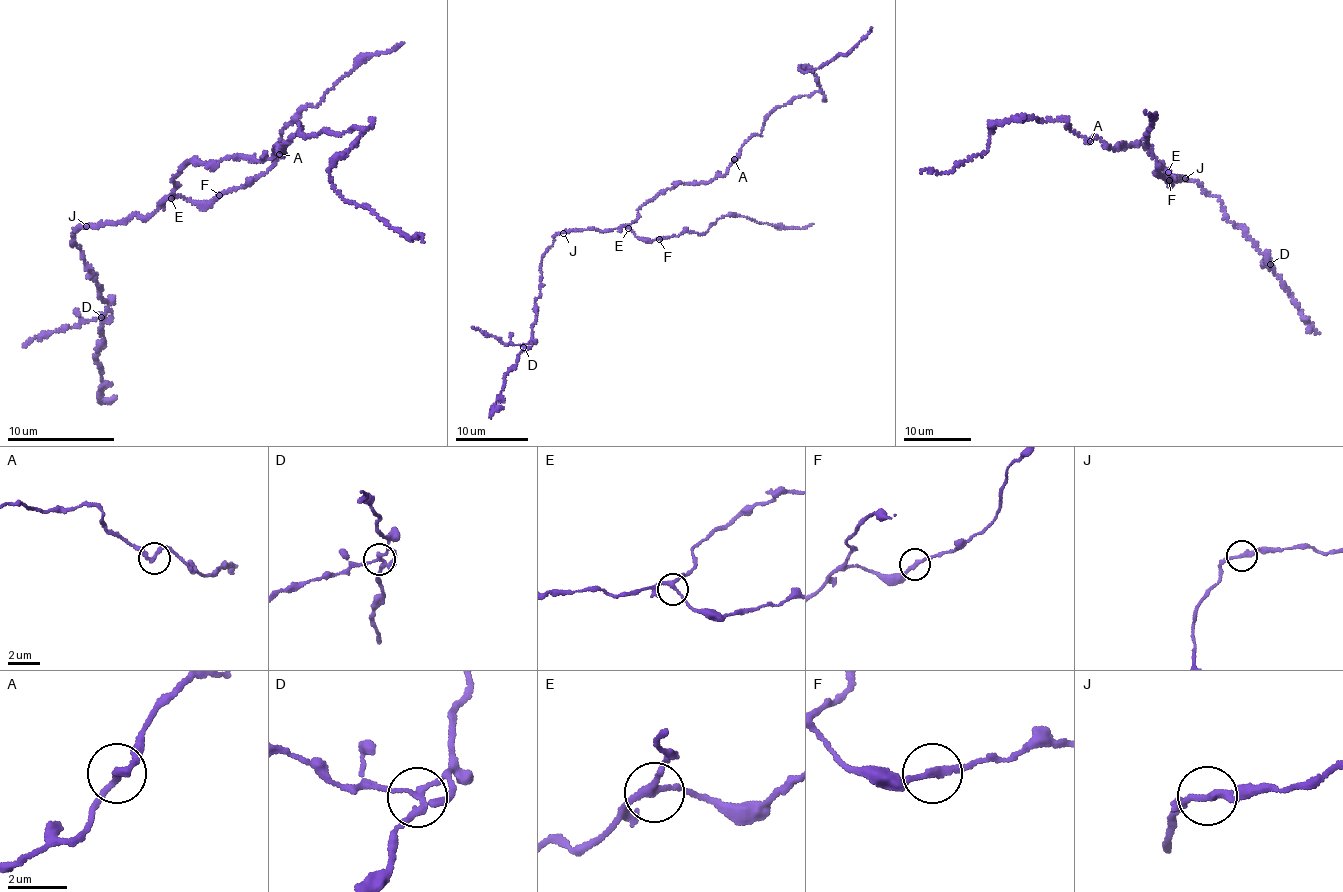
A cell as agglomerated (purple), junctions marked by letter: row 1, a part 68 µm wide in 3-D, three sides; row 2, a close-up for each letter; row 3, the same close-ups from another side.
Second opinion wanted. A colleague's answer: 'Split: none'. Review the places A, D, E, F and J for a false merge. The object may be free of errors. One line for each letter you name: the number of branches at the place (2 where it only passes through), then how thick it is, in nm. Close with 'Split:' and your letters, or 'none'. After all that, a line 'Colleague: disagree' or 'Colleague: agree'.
D: 3 branches meet; 200 nm thick
Split: D
Colleague: disagree

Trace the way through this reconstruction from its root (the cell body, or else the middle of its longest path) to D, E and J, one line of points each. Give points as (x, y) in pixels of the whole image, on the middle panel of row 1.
D: (665, 190), (638, 209), (631, 224), (607, 231), (573, 229), (553, 238), (542, 258), (532, 340), (524, 346)
E: (665, 190), (638, 209), (636, 218), (628, 228)
J: (665, 190), (638, 209), (631, 224), (607, 231), (573, 229), (563, 233)

